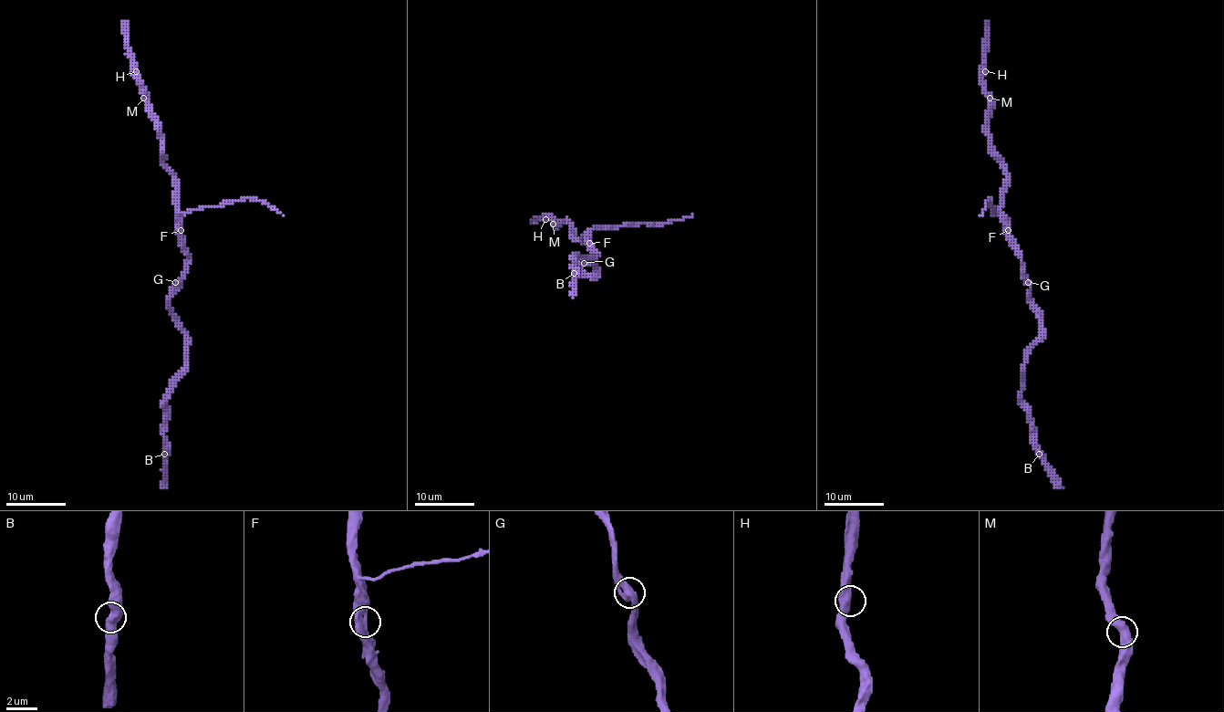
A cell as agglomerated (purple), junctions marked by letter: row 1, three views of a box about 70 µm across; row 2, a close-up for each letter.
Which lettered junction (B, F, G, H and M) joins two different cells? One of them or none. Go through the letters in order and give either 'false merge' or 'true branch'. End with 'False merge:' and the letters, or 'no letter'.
B: true branch
F: true branch
G: true branch
H: true branch
M: true branch
False merge: no letter

